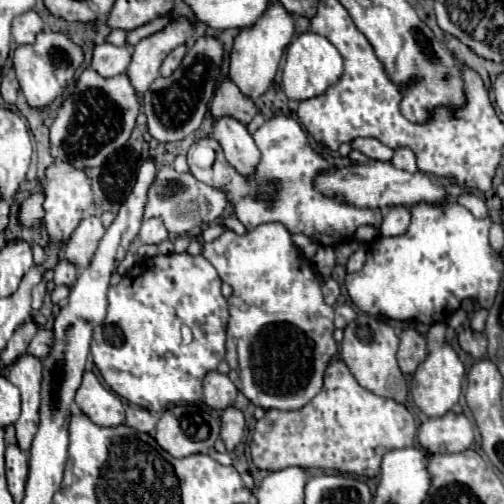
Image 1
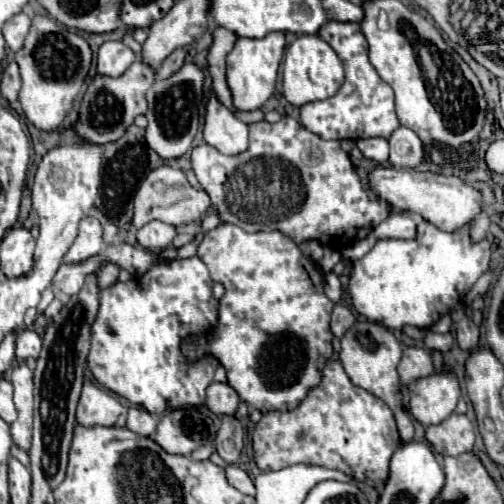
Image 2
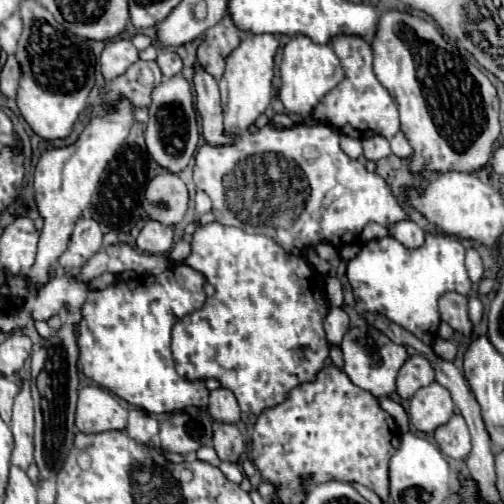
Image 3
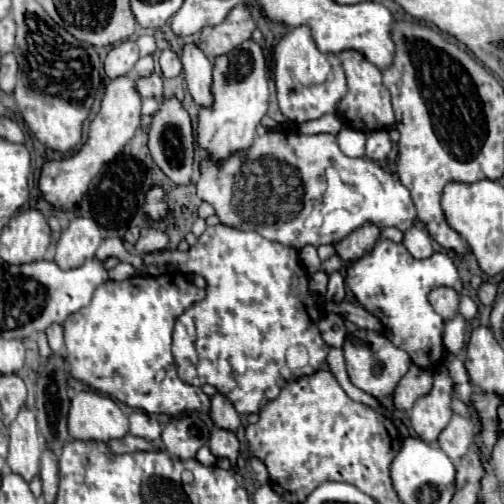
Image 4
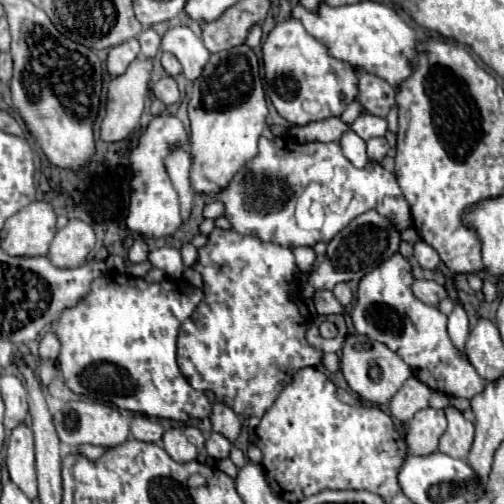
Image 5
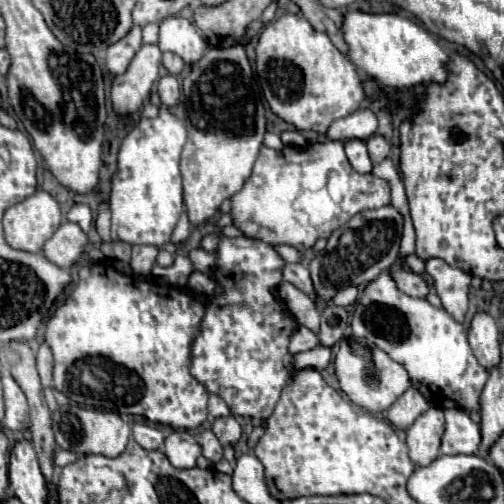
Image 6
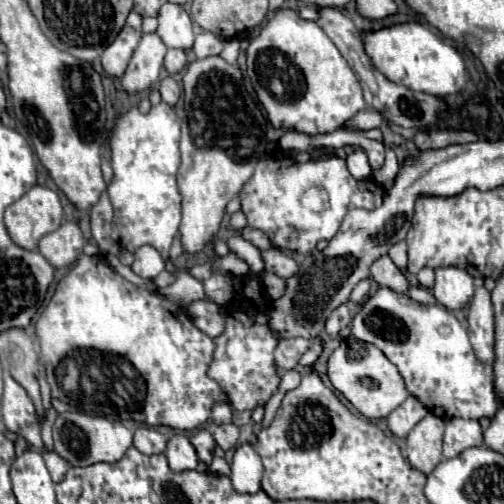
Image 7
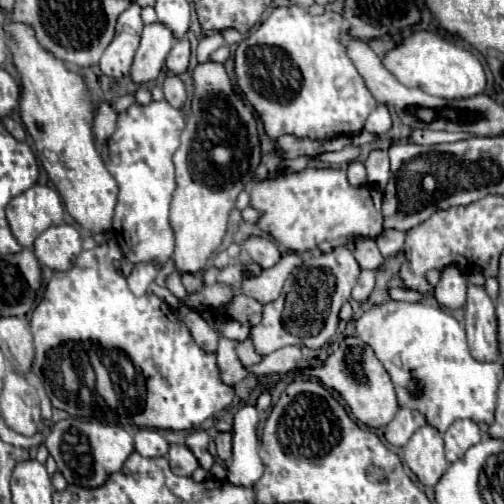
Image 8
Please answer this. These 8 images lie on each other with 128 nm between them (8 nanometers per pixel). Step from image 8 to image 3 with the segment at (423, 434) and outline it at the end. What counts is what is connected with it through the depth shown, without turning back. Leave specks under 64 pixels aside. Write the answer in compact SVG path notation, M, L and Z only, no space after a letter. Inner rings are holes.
M432 382L410 398L408 414L416 430L432 436L436 428L440 428L454 416L454 402L444 386Z

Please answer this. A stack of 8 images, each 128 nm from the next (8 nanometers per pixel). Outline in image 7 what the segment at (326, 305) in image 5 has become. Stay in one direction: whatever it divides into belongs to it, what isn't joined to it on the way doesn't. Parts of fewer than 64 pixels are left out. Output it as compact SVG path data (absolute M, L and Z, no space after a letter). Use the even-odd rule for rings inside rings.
M280 248L264 250L262 260L264 260L266 272L272 272L272 274L276 274L280 278L288 278L288 276L298 272L298 264L290 256L286 256Z

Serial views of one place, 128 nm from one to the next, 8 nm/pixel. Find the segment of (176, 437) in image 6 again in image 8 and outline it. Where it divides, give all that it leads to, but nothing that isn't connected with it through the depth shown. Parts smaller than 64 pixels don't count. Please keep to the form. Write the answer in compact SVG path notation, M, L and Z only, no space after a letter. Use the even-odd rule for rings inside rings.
M182 444L170 446L170 454L168 454L172 472L176 472L178 476L192 476L192 472L198 468L198 460L196 456Z

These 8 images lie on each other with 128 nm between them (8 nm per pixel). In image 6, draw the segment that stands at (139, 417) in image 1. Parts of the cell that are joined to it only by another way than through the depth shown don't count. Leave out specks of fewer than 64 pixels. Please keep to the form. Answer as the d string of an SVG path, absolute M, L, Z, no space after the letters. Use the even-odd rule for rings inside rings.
M134 424L132 438L144 448L144 450L160 450L164 444L164 434L150 426L150 424Z

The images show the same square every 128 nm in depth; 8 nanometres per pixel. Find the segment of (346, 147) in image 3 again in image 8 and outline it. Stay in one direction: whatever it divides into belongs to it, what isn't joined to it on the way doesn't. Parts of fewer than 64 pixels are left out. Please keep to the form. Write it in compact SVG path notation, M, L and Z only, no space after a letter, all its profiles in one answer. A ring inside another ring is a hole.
M350 162L350 166L348 166L348 182L354 188L360 188L360 186L368 184L368 180L366 180L366 168L364 168L362 162Z

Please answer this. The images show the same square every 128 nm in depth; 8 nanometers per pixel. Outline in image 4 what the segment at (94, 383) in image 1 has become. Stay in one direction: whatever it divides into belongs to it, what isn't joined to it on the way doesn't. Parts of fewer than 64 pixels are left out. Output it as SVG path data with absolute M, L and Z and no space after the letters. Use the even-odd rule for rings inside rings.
M78 392L70 402L68 412L68 432L74 440L98 440L108 442L116 438L124 438L128 434L128 416L120 410L120 406L98 392Z

